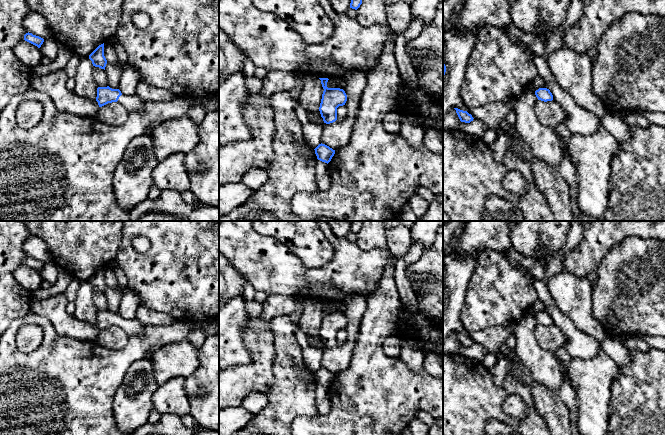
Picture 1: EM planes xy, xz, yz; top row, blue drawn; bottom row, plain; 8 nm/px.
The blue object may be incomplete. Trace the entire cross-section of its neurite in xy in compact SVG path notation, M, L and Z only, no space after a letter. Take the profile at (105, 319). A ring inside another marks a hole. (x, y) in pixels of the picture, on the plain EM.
M109 310L97 312L96 325L99 331L108 327L118 326L126 332L128 337L142 332L142 325L136 319L125 320L119 313L112 313Z

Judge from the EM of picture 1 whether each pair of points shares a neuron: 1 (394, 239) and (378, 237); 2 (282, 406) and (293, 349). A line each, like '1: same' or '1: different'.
1: different
2: same

